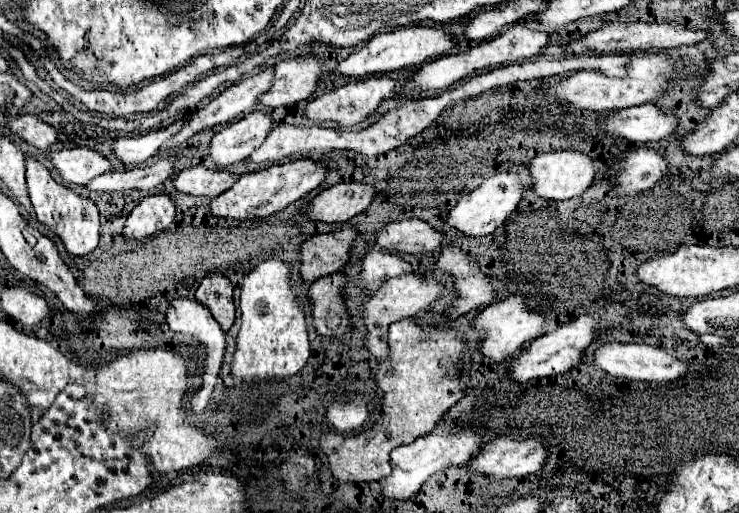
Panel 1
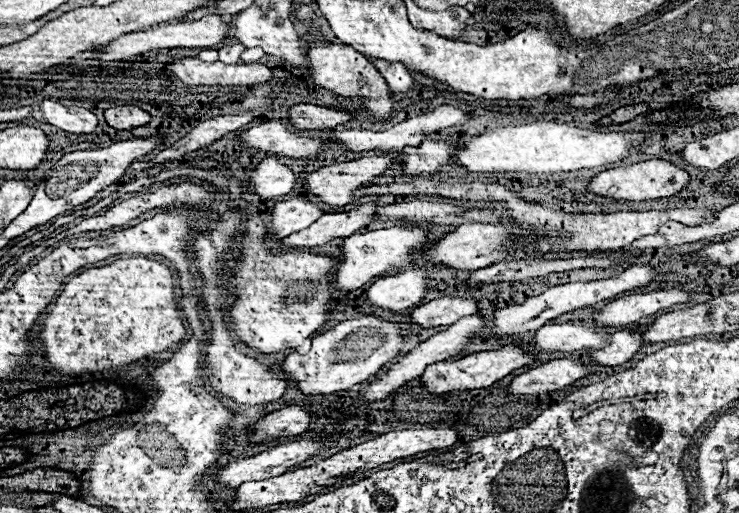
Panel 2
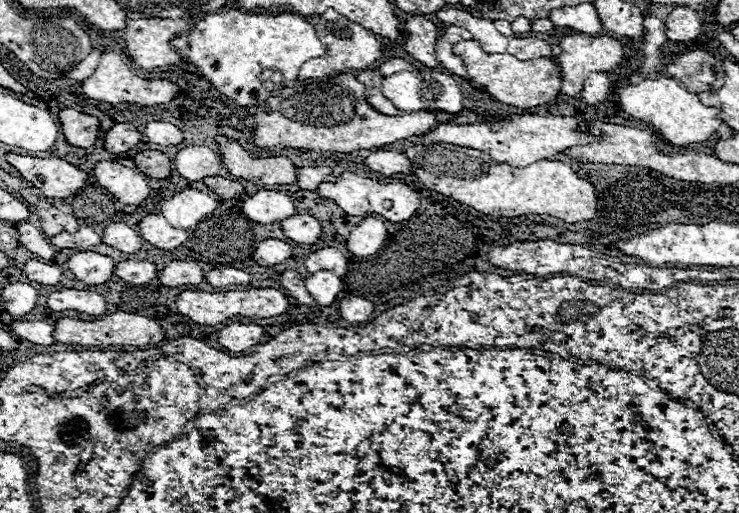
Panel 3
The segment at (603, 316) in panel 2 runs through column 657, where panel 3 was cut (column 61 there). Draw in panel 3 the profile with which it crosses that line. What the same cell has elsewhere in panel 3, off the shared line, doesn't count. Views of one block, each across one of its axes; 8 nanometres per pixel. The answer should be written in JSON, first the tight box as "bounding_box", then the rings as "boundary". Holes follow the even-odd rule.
{"bounding_box":[48,288,106,316],"boundary":[[[64,288],[58,292],[52,292],[48,296],[48,308],[54,312],[64,312],[64,310],[76,310],[80,314],[88,316],[100,316],[106,310],[106,302],[98,292],[88,292],[88,290],[74,290],[74,288]]]}

